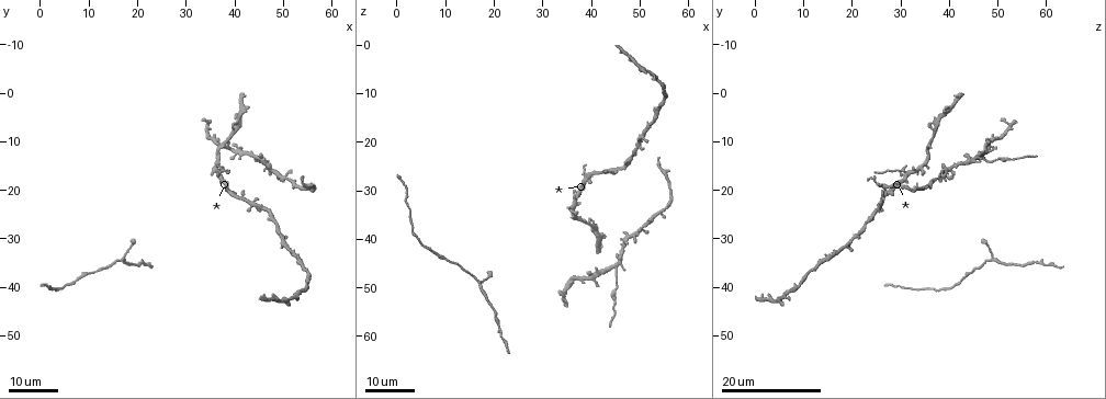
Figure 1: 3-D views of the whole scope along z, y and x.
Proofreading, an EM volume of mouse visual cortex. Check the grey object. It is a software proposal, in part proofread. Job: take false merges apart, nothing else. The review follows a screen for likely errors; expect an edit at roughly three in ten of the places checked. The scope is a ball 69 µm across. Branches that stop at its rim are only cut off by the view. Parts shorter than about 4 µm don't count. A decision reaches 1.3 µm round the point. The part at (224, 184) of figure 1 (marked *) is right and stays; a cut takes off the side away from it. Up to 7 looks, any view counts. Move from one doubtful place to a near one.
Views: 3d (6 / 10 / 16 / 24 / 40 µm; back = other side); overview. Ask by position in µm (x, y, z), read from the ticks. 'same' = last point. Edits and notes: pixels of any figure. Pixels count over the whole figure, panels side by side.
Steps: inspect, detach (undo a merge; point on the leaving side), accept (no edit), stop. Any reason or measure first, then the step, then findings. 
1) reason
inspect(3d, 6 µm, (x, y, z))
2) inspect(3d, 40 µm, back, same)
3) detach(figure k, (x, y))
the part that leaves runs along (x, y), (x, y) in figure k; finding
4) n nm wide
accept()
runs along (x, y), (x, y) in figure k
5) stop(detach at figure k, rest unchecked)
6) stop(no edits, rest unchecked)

sudden change in width
inspect(3d, 16 µm, (19.5, 30.5, 47.5))

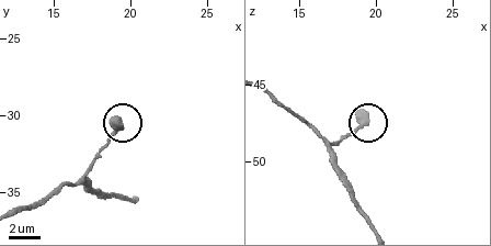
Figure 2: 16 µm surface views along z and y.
inspect(3d, 10 µm, (19.2, 31.0, 47.4))

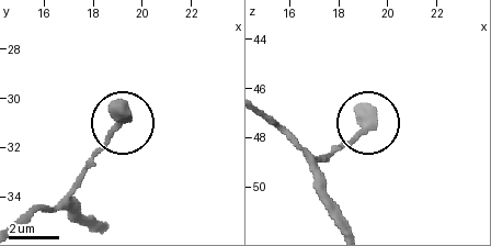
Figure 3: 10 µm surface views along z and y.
accept()
one neuron here

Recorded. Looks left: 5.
three-way junction
inspect(3d, 16 µm, (16.5, 34.5, 48.5))

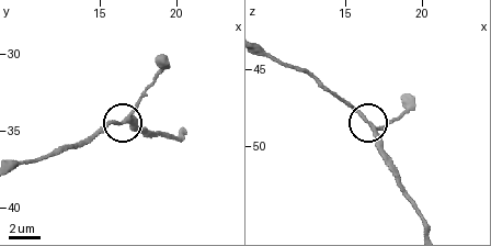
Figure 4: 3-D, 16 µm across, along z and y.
inspect(3d, 10 µm, (17.0, 34.4, 49.0))

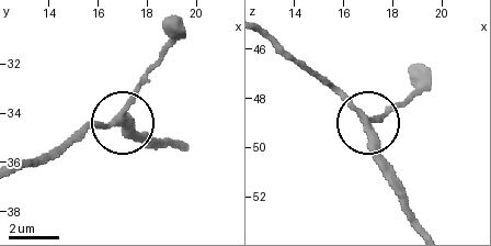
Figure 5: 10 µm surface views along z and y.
side arm 17 µm; 3 arms
accept()
continuous, no second neuron

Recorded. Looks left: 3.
inspect(3d, 24 µm, (47.5, 24.0, 25.0))

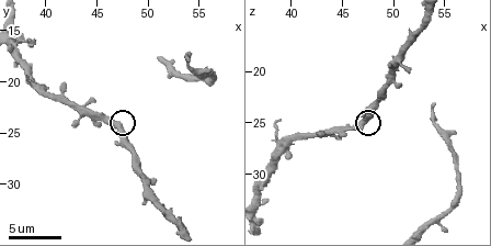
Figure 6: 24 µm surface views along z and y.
inspect(3d, 10 µm, (47.4, 24.2, 24.8))

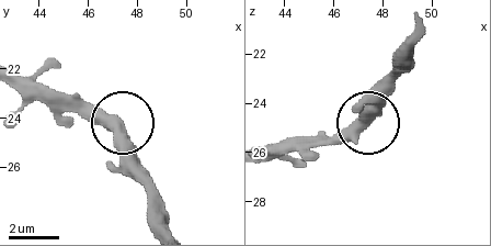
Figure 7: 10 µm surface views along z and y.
accept()
runs along (18, 74), (118, 118), (124, 129), (124, 170) in figure 7; one neuron here

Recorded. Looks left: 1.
stop(no edits, rest unchecked)

